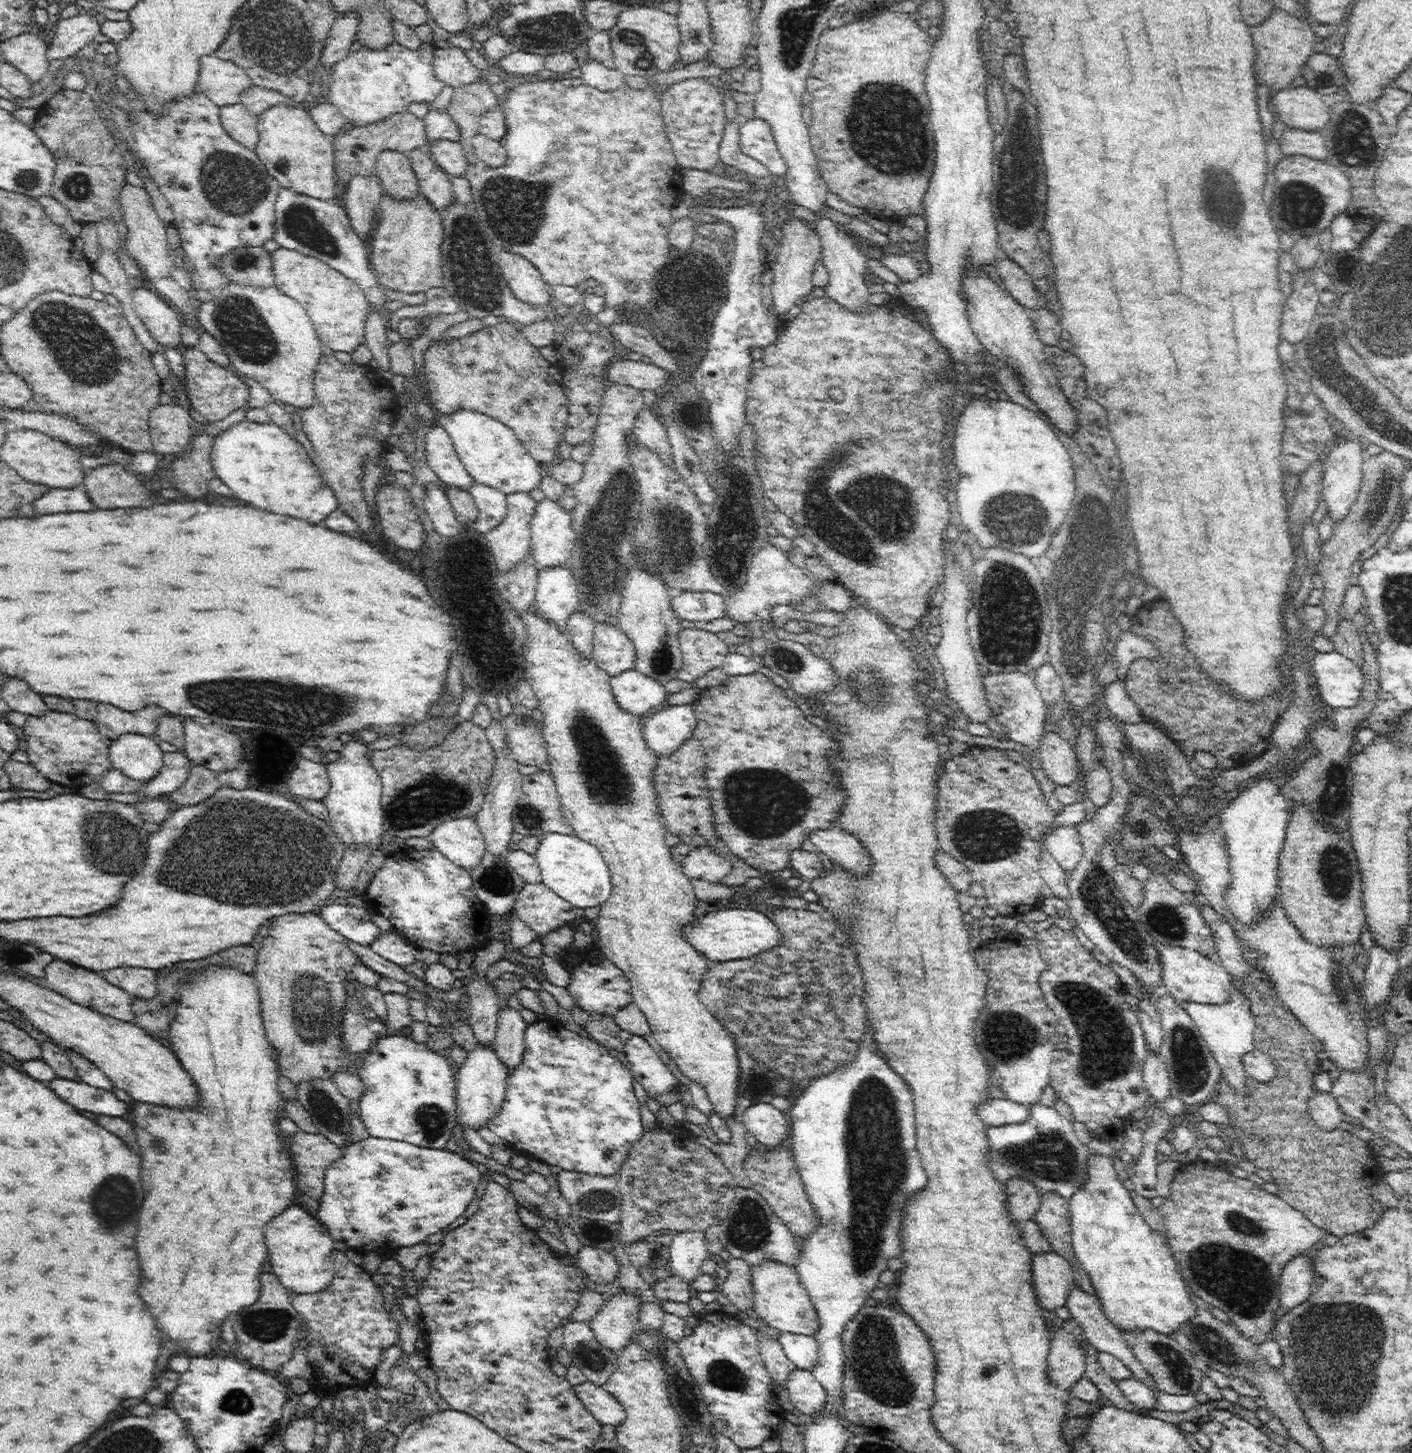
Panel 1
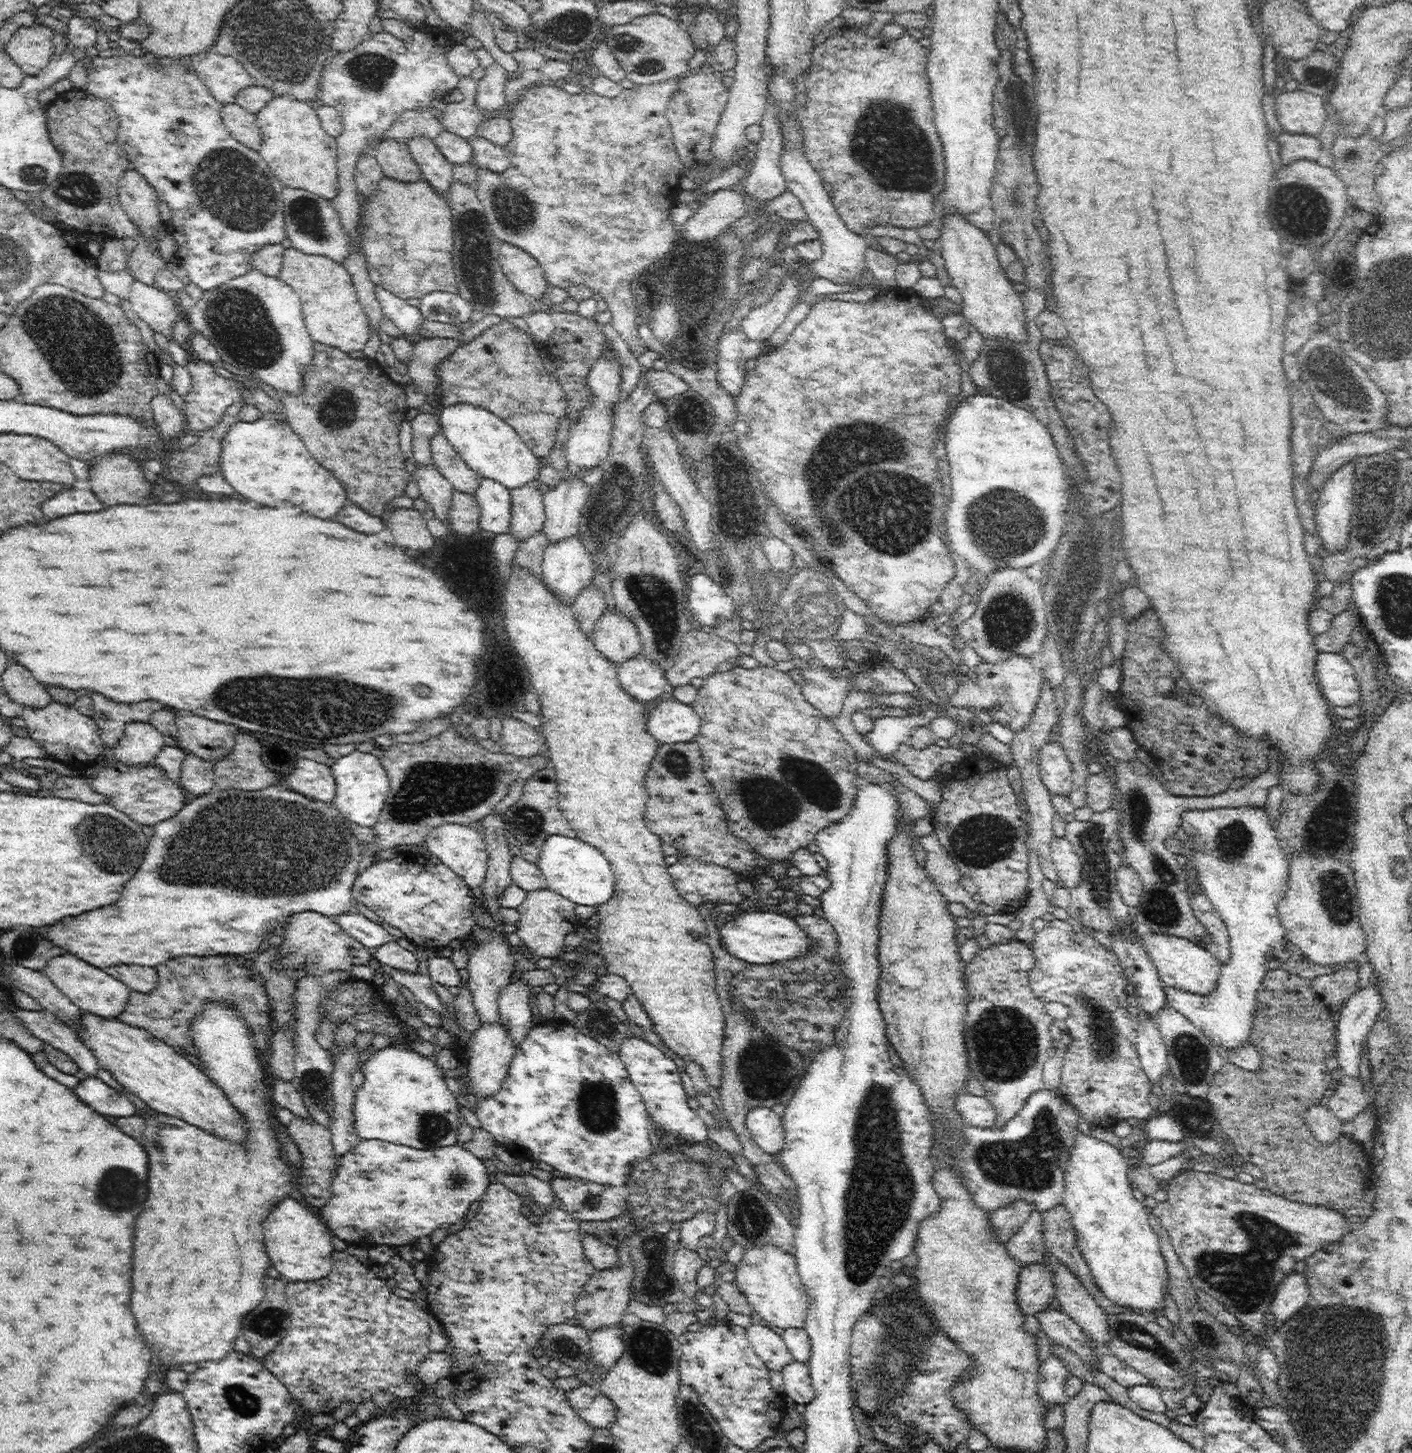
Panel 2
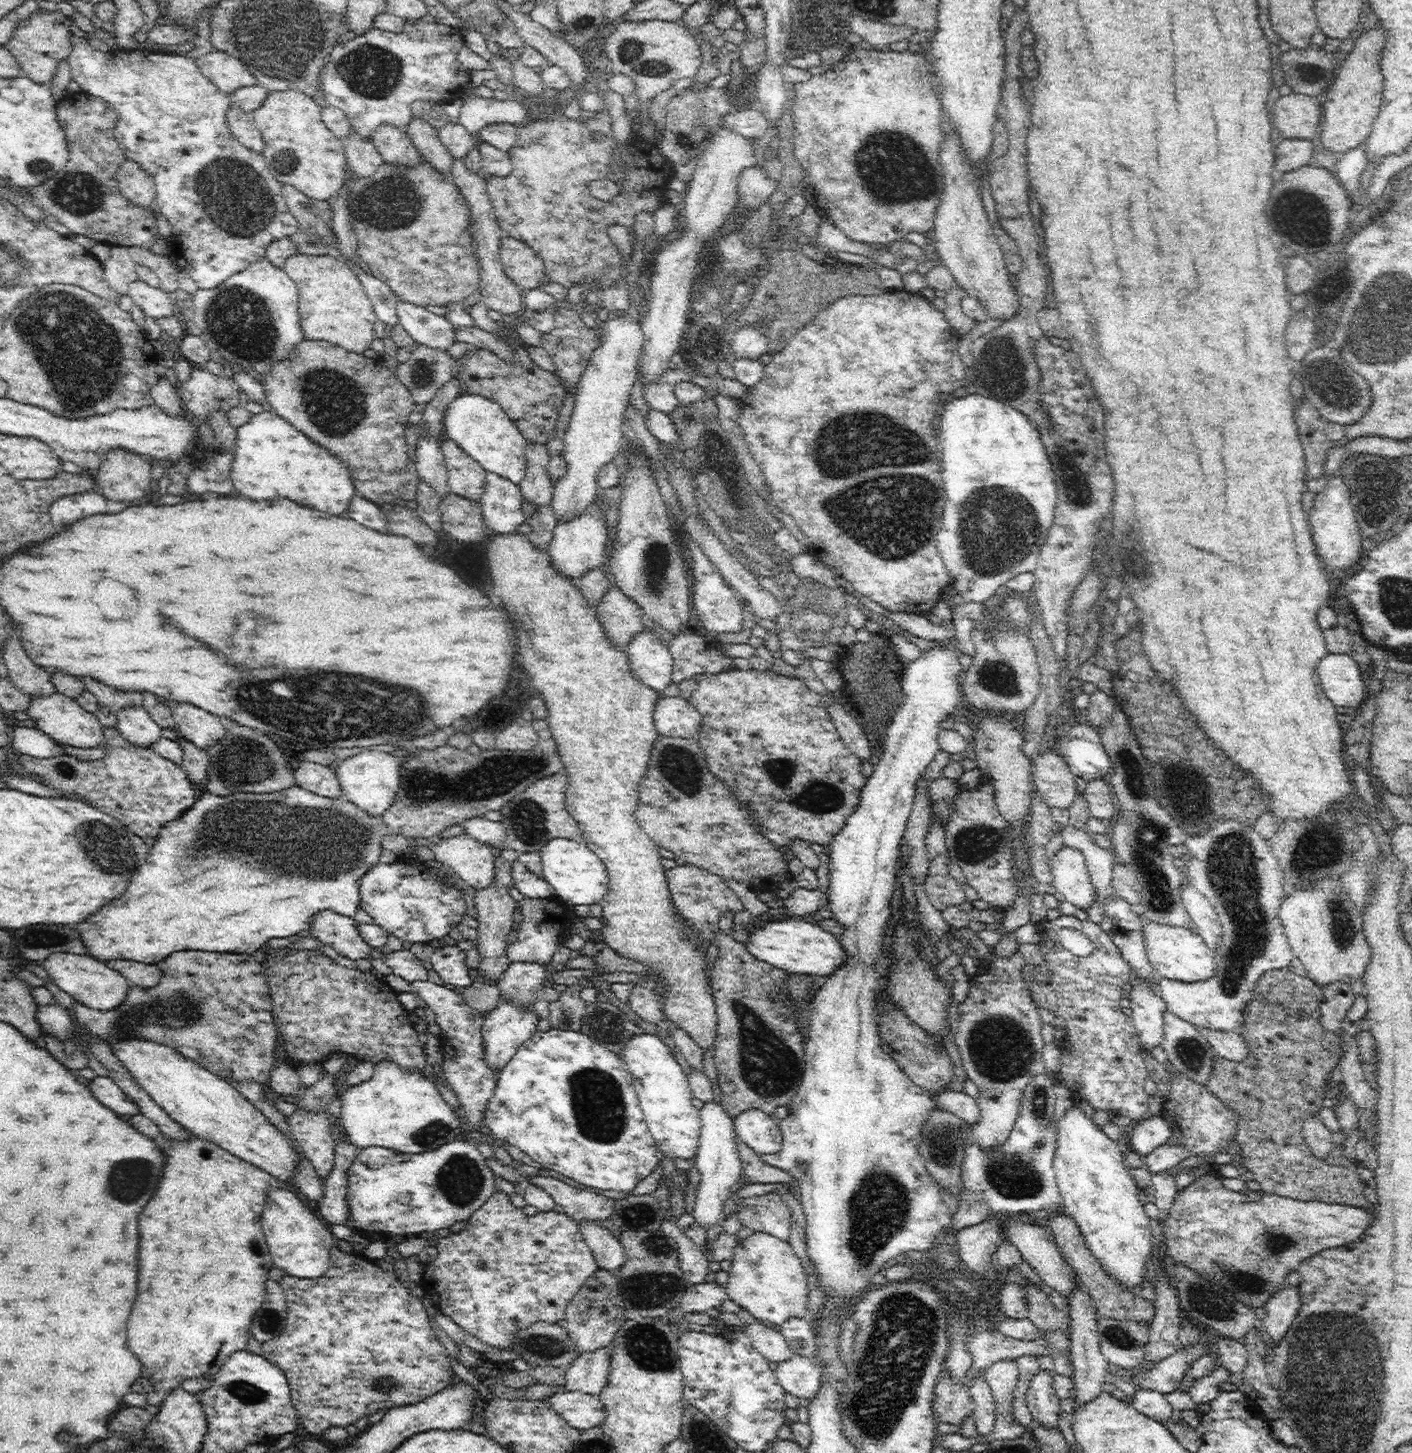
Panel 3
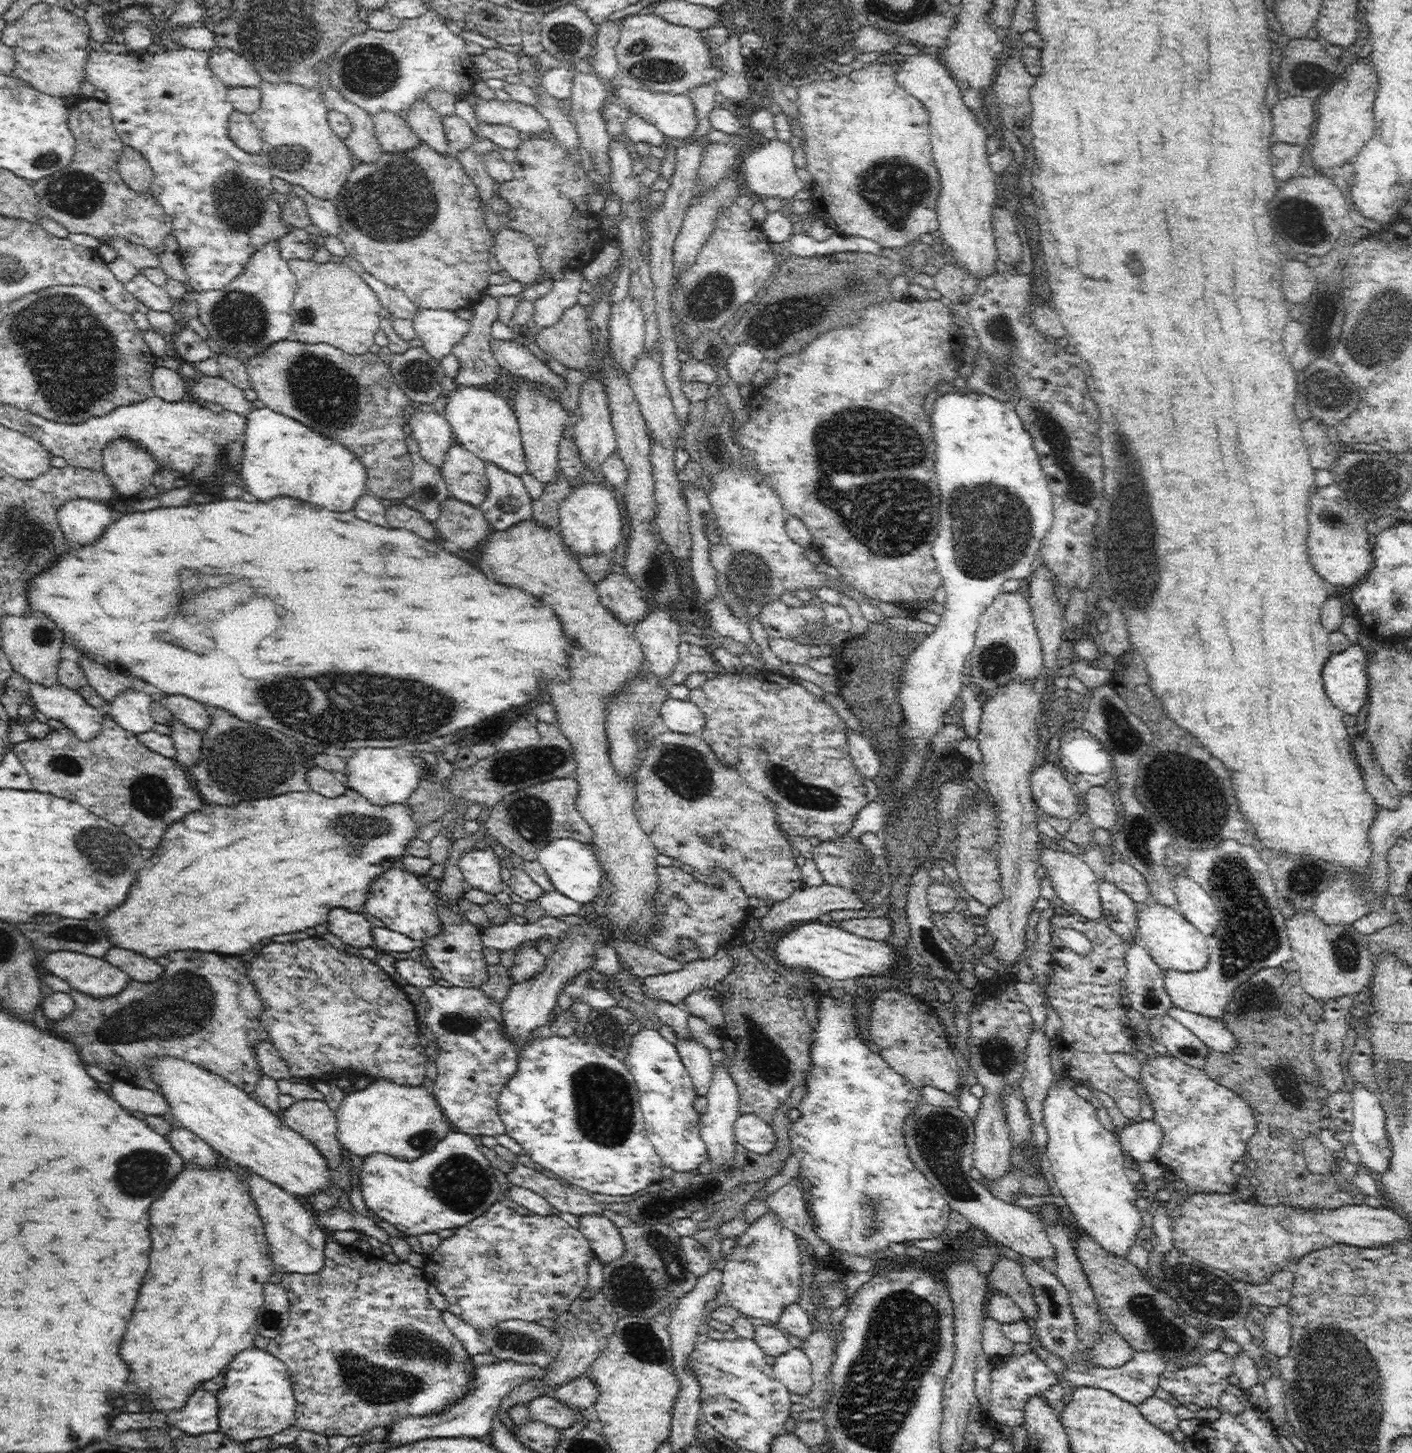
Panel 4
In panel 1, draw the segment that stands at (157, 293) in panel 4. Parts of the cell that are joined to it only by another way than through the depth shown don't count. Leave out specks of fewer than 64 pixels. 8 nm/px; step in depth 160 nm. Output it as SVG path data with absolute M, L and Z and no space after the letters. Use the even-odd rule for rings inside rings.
M136 283L133 301L138 316L160 346L177 350L184 347L180 315L168 302L157 293L144 289Z

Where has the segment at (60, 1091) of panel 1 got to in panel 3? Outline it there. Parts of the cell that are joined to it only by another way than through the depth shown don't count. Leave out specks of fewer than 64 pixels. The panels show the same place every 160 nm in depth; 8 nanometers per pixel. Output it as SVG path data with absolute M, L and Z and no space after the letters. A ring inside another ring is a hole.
M96 1076L90 1082L90 1092L96 1100L102 1102L102 1106L108 1106L116 1114L128 1114L128 1116L138 1113L138 1107L130 1097L126 1096L116 1084L106 1076Z

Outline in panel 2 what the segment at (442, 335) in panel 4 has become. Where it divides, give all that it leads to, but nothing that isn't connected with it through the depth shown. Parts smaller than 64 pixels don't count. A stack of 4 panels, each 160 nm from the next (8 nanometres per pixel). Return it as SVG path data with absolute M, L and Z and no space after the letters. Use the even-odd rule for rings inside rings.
M374 284L374 296L385 316L398 326L404 335L411 338L414 328L418 326L420 320L423 320L416 311L416 306L412 306L405 299L392 294L382 284Z

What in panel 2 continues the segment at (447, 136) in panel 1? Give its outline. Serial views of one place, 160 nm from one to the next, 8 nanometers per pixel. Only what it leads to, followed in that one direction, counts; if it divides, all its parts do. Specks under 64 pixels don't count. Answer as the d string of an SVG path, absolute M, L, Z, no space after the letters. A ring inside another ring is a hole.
M464 98L464 102L446 103L438 113L438 120L441 125L441 132L459 136L463 139L470 139L479 134L476 129L478 112L472 112L472 100Z

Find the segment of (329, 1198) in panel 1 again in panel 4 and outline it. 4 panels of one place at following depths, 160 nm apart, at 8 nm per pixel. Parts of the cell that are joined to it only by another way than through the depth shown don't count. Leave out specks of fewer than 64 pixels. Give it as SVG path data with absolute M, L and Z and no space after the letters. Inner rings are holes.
M454 1129L446 1133L432 1151L412 1161L394 1158L385 1153L368 1155L360 1172L360 1180L366 1206L374 1212L374 1216L388 1220L400 1232L404 1232L405 1236L419 1237L444 1228L458 1228L482 1216L486 1208L490 1208L502 1197L500 1184L494 1177L495 1170L478 1149L478 1138Z

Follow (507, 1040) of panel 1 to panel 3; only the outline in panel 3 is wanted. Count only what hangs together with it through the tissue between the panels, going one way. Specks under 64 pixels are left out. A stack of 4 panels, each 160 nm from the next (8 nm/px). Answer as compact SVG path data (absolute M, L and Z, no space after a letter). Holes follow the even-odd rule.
M513 962L495 984L500 991L500 1001L515 1010L534 1013L533 1004L540 999L540 991L545 987L545 972L543 965Z

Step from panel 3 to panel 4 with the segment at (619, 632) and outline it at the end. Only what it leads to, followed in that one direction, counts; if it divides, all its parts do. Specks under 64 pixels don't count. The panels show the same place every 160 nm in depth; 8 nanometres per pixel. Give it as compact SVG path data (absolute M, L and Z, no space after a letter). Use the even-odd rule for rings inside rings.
M609 572L596 585L600 603L620 623L634 626L650 612L643 591L626 574Z

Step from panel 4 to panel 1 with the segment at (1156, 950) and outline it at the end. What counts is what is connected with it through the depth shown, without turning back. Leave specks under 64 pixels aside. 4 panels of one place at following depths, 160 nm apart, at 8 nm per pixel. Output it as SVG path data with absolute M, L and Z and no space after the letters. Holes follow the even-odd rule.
M1161 947L1161 961L1163 966L1163 984L1164 990L1170 992L1173 997L1179 1001L1188 1003L1200 1003L1207 1005L1218 1005L1224 1006L1231 1001L1231 998L1234 996L1234 986L1235 980L1222 968L1216 960L1207 959L1204 955L1200 953L1182 949L1182 948L1172 948L1172 947Z

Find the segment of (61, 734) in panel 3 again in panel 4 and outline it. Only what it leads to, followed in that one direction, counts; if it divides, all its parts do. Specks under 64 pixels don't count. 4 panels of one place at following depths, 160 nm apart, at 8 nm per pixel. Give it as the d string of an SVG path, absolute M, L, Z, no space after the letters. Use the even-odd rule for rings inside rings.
M60 682L52 686L31 684L29 696L36 710L48 719L61 720L82 741L91 741L102 730L105 709L91 707L79 691Z

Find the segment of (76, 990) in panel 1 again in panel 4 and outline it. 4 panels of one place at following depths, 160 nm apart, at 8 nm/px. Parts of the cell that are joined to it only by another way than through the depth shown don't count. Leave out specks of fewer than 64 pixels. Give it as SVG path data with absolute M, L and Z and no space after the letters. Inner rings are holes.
M71 950L50 952L44 962L52 975L66 980L71 988L96 998L116 996L130 981L126 972L114 968L106 960Z

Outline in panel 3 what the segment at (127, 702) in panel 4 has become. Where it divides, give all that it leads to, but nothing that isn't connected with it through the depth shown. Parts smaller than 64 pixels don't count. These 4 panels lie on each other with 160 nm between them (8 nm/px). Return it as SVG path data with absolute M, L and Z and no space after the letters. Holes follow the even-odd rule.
M142 706L121 710L116 729L130 748L150 749L162 738L163 728L150 719Z

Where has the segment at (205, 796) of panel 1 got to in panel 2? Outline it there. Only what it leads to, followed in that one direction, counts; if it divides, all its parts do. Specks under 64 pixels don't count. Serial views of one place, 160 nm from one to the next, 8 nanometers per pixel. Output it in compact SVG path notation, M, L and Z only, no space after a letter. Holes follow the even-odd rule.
M188 754L179 780L183 792L189 792L193 798L198 798L216 790L214 767L215 763L212 761L205 761L197 756Z

